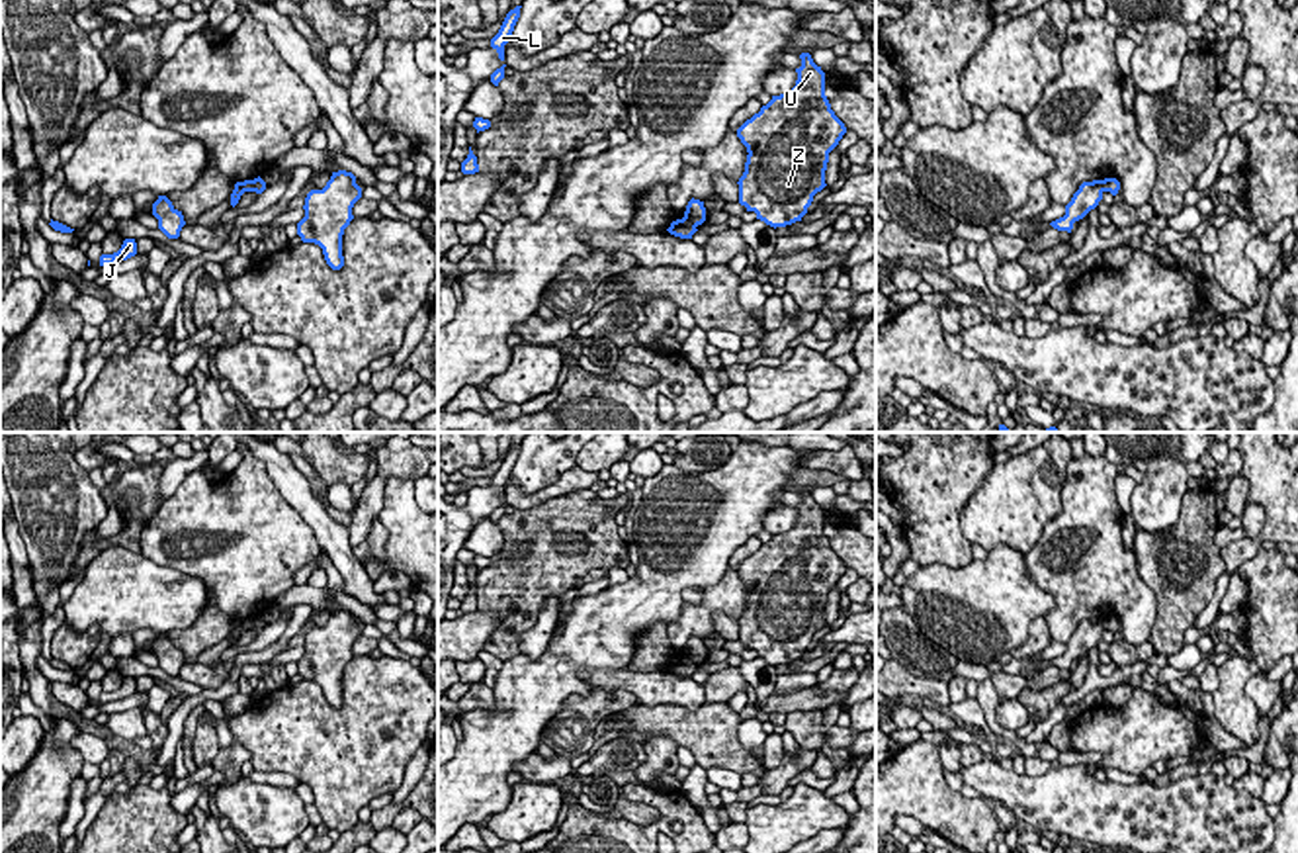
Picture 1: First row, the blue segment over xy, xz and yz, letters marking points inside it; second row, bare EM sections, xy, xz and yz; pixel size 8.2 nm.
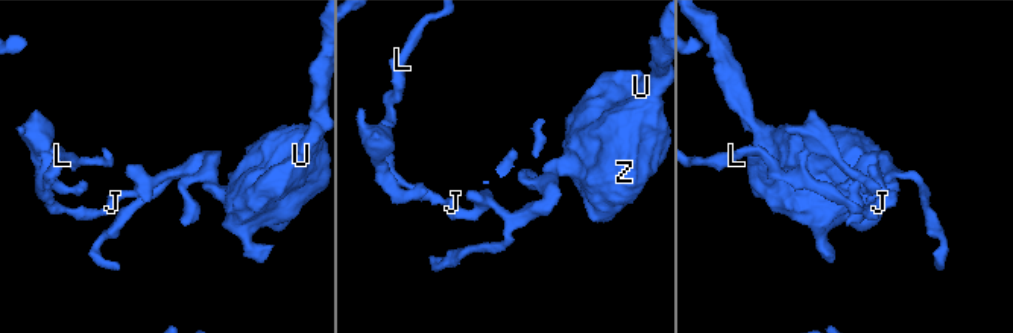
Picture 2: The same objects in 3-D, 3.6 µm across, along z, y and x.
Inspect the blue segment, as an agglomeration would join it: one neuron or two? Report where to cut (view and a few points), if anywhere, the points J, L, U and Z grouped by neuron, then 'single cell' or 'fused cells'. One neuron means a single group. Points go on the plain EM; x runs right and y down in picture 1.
cut in xz along (685, 654), (696, 664); J L / U Z; fused cells

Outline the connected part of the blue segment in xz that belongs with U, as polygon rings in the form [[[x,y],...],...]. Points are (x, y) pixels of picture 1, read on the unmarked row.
[[[801,491],[800,497],[796,524],[786,532],[772,534],[758,552],[737,567],[737,575],[749,591],[745,610],[737,620],[739,642],[774,667],[801,659],[813,634],[827,624],[829,591],[846,571],[844,561],[835,554],[825,534],[825,511],[809,491]]]

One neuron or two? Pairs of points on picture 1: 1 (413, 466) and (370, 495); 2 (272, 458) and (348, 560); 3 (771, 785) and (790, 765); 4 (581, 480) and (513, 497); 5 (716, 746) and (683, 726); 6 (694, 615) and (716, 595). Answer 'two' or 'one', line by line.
1: one
2: one
3: one
4: one
5: one
6: one

